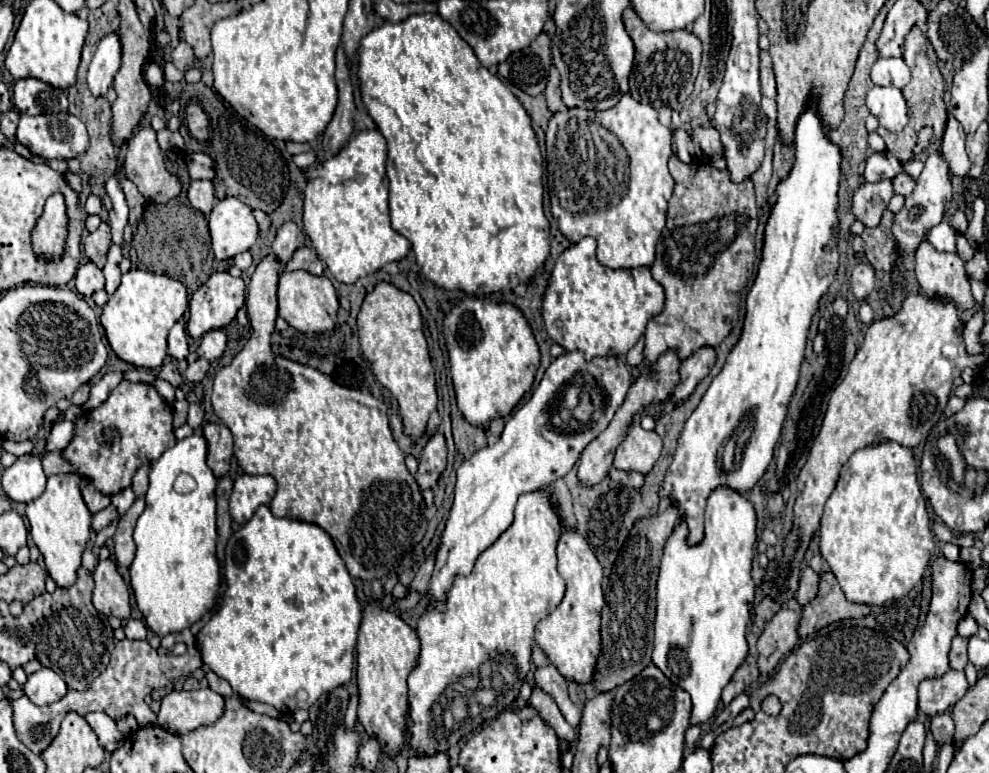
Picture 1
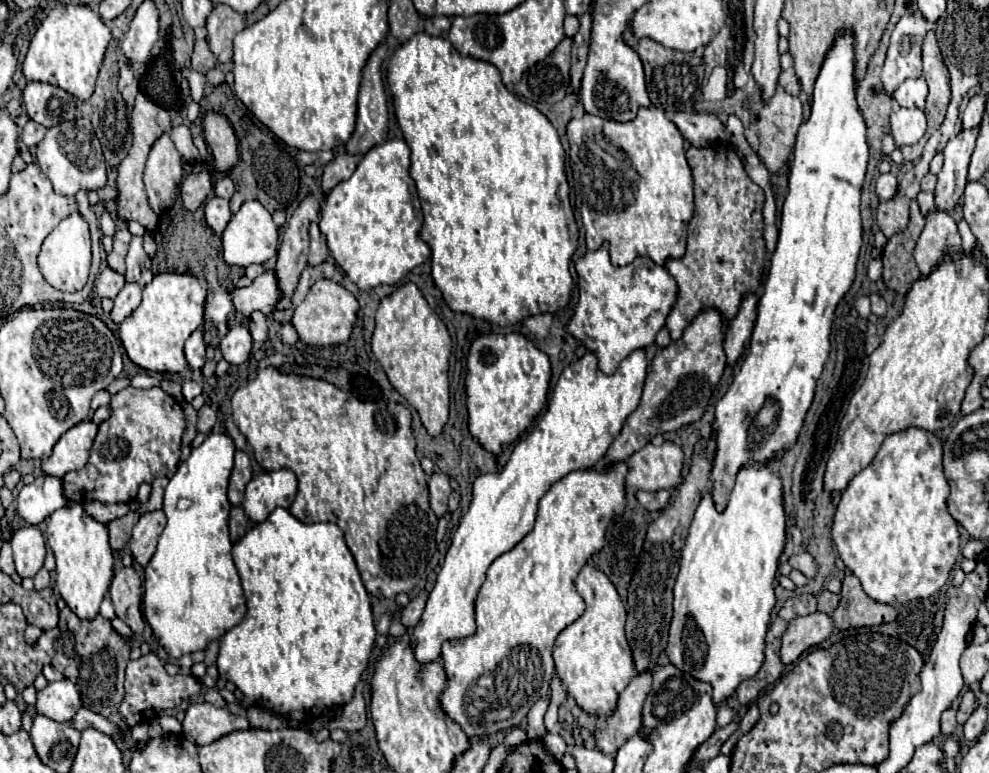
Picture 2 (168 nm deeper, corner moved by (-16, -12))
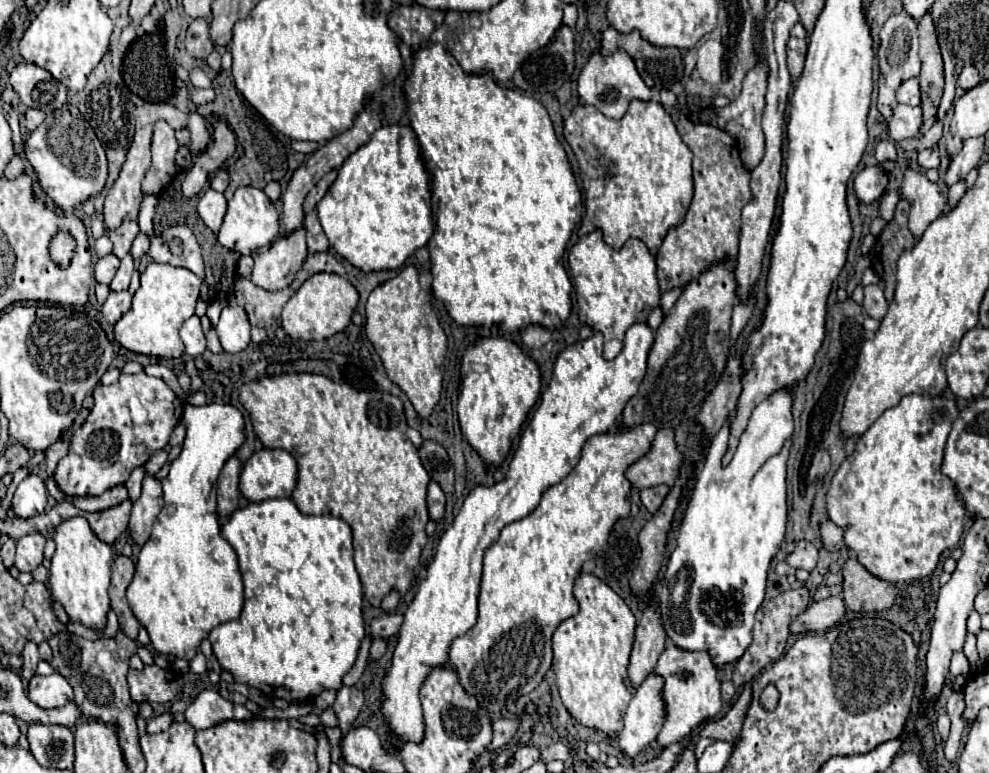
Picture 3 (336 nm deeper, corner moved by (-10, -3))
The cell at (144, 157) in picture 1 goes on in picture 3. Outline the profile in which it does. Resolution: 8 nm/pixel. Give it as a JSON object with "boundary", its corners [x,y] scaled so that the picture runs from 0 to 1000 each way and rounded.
{"boundary":[[[160,157],[154,177],[154,211],[144,234],[144,247],[148,252],[160,252],[176,232],[178,195],[180,182],[176,177],[176,167],[168,157]]]}

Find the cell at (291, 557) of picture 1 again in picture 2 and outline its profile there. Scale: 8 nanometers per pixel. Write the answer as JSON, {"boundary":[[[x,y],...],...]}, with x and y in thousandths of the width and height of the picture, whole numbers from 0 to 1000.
{"boundary":[[[279,657],[267,675],[237,701],[235,719],[245,748],[245,761],[249,761],[251,792],[241,810],[222,825],[218,855],[221,873],[235,880],[255,911],[303,934],[354,908],[360,882],[372,859],[380,815],[374,771],[350,706],[348,688],[336,675],[307,678],[289,657]]]}

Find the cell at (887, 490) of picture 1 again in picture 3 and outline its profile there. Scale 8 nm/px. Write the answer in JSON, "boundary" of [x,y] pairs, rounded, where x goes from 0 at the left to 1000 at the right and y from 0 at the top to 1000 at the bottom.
{"boundary":[[[916,511],[906,527],[894,532],[886,547],[866,571],[863,586],[845,609],[837,640],[835,658],[839,674],[853,684],[853,702],[863,713],[870,731],[874,731],[880,744],[910,754],[924,752],[944,741],[954,713],[963,713],[975,684],[977,661],[971,640],[967,638],[963,622],[950,612],[952,586],[957,568],[967,542],[967,521],[954,514],[932,514]]]}

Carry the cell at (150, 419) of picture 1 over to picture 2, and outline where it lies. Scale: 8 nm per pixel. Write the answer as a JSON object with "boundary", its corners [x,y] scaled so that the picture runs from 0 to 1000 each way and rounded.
{"boundary":[[[129,499],[121,505],[111,517],[111,538],[99,554],[89,600],[63,618],[67,644],[79,652],[93,647],[103,652],[133,649],[144,624],[154,624],[160,616],[174,618],[180,605],[184,559],[186,533],[164,502],[140,505]]]}

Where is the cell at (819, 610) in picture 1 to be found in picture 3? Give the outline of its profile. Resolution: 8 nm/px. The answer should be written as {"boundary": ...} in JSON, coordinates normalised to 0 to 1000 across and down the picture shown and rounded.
{"boundary":[[[866,723],[853,728],[851,775],[857,790],[900,788],[906,775],[906,757],[880,744]]]}

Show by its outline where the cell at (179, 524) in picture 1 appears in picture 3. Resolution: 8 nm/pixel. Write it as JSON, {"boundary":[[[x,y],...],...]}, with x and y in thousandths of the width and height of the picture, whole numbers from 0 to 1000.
{"boundary":[[[186,524],[184,545],[188,550],[188,568],[184,586],[174,596],[172,612],[164,620],[166,630],[166,656],[156,677],[156,687],[148,705],[142,710],[138,744],[127,765],[131,788],[138,801],[148,811],[156,840],[162,847],[174,847],[184,853],[194,853],[200,845],[200,834],[210,819],[222,806],[235,803],[243,796],[247,783],[247,754],[241,736],[241,718],[235,705],[222,692],[222,677],[218,664],[218,633],[220,612],[224,609],[231,591],[247,571],[247,539],[235,524]]]}

